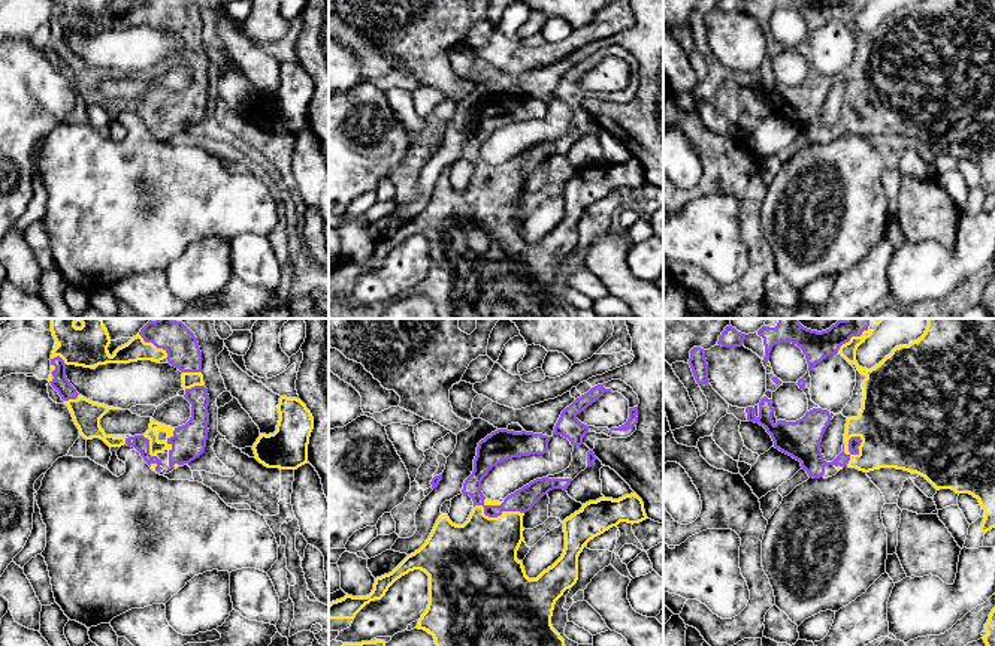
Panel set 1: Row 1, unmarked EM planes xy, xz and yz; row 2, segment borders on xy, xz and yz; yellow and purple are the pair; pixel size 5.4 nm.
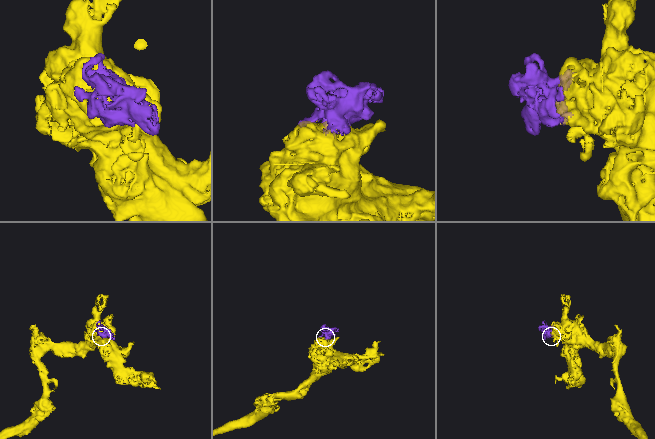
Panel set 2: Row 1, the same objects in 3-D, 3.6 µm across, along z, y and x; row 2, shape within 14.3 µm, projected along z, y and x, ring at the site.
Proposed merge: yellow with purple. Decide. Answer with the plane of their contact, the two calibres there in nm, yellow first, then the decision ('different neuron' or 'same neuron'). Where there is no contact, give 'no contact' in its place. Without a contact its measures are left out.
contact in xz; calibres 400 and 120 nm; same neuron

